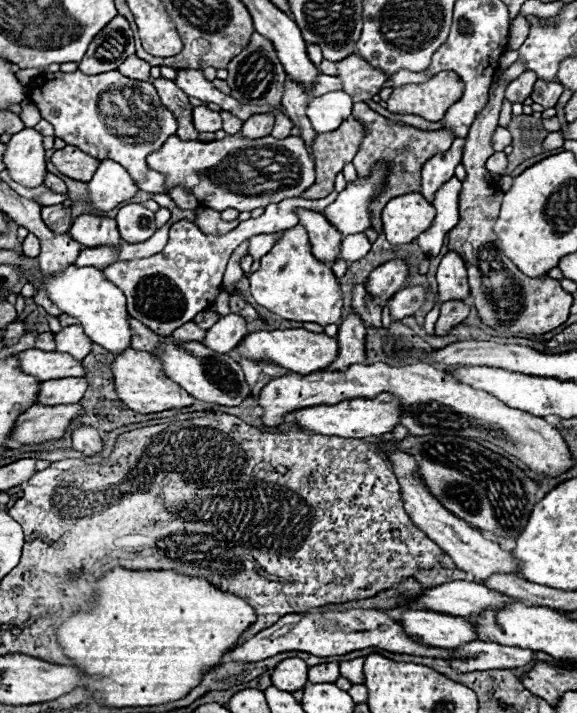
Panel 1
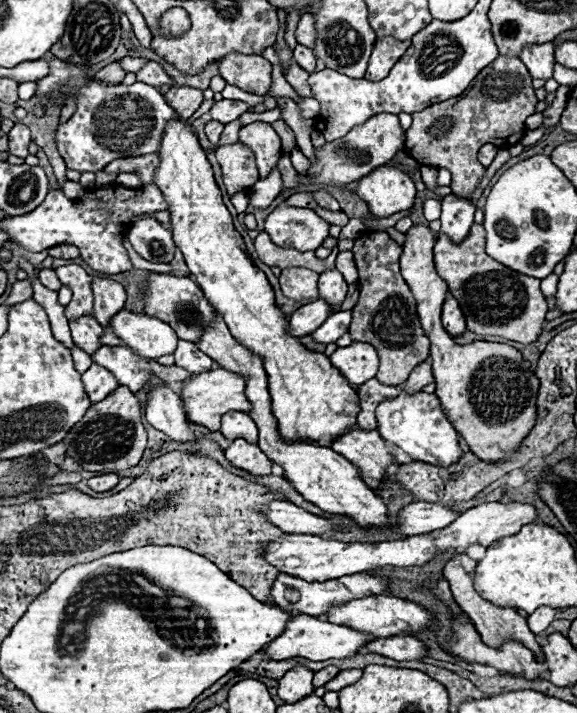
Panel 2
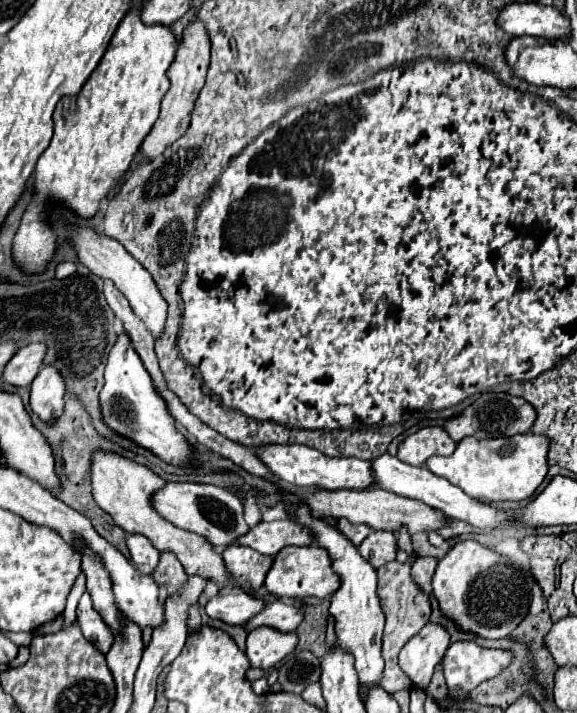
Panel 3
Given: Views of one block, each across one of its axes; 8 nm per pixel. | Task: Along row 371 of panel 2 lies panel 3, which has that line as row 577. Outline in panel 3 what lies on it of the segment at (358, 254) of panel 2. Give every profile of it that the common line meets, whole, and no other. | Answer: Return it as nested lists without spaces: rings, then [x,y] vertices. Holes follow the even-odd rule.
[[[388,562],[384,566],[378,568],[378,596],[380,596],[380,604],[382,610],[386,614],[386,628],[384,628],[384,642],[382,642],[382,656],[386,662],[384,674],[382,674],[382,688],[386,692],[398,692],[398,690],[410,690],[412,688],[412,680],[404,674],[404,670],[398,664],[398,654],[402,650],[402,646],[416,636],[416,632],[420,632],[420,628],[428,622],[430,618],[430,596],[412,580],[412,562]]]

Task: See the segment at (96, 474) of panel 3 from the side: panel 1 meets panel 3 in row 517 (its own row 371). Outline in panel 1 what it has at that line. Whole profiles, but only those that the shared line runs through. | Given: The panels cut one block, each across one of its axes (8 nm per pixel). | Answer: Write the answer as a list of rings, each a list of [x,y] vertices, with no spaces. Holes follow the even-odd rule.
[[[128,348],[114,358],[110,368],[114,374],[114,386],[120,402],[140,414],[154,414],[154,412],[164,412],[164,410],[184,408],[194,404],[194,398],[184,388],[180,388],[160,372],[162,364],[156,358],[152,358],[152,354],[144,354]]]

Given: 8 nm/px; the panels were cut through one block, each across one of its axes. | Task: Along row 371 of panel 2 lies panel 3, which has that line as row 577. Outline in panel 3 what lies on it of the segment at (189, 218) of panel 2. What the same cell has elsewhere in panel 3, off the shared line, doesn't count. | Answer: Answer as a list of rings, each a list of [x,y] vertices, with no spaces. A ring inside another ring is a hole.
[[[286,546],[274,556],[274,564],[270,566],[264,582],[266,590],[270,594],[276,594],[278,598],[326,598],[340,586],[338,576],[330,568],[330,556],[328,550],[318,546]]]

